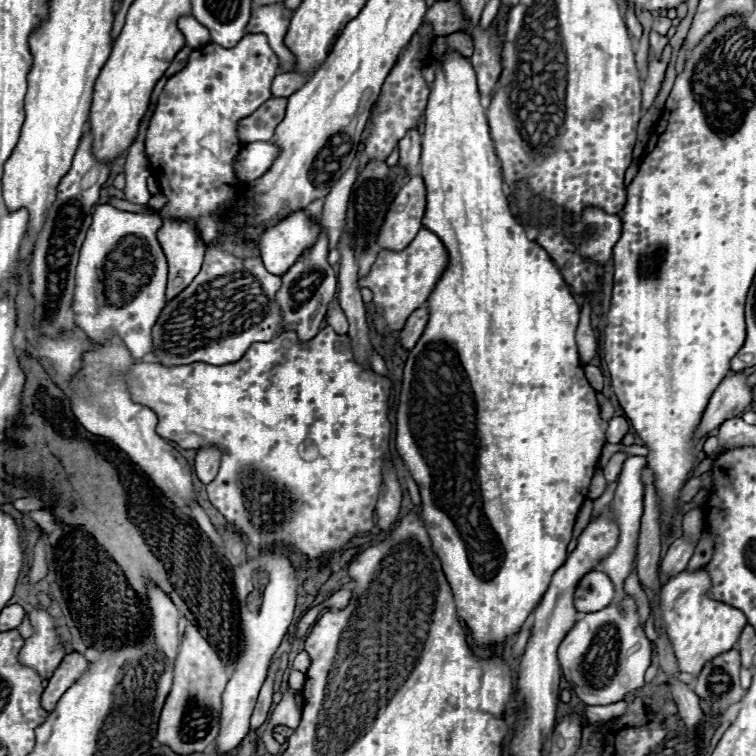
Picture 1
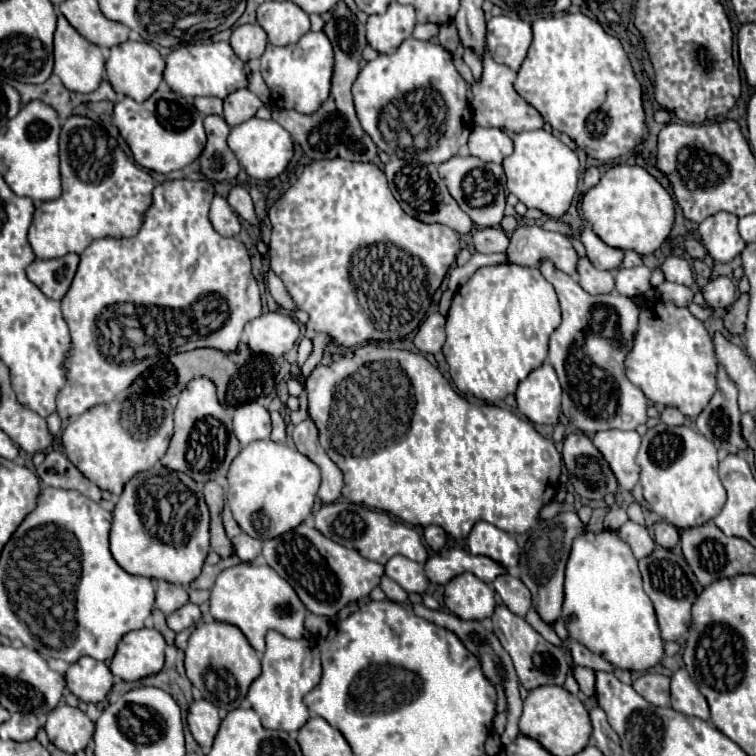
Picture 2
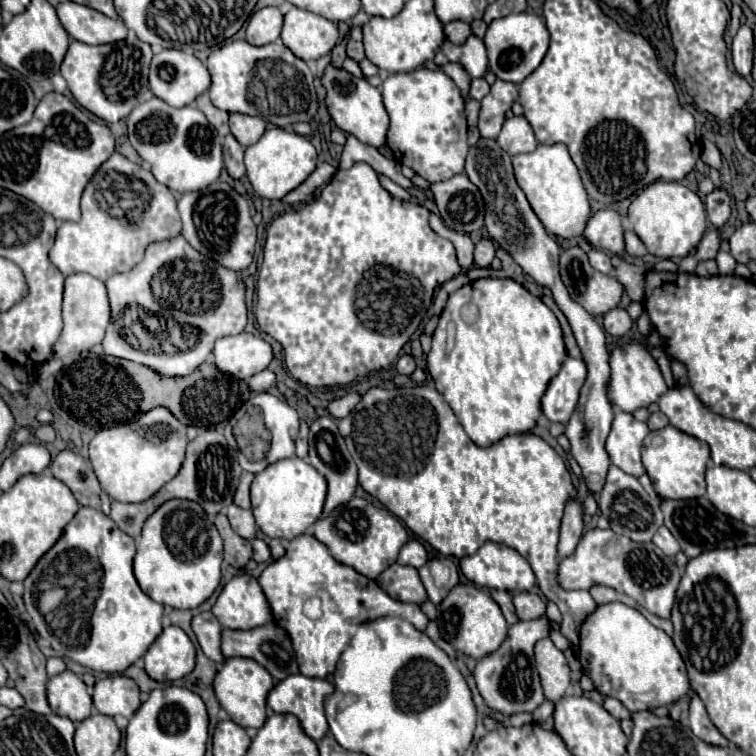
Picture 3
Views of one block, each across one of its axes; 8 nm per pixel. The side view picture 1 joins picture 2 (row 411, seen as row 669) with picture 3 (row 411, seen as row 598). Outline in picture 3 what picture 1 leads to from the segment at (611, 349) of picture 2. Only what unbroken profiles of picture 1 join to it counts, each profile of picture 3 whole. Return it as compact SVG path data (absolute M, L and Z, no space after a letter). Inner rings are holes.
M626 342L624 346L614 346L610 350L610 380L608 380L608 400L612 406L618 406L620 410L632 414L638 408L646 408L652 402L656 402L666 390L666 382L662 378L662 372L652 358L648 346L644 342Z

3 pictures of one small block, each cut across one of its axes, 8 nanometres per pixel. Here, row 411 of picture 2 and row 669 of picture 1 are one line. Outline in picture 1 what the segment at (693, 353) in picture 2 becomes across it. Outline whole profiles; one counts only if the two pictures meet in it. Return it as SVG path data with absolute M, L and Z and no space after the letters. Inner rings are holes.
M686 570L670 578L660 590L660 632L664 632L670 640L680 672L688 672L694 678L700 674L700 668L704 668L704 664L712 660L712 656L718 656L720 652L728 652L728 648L734 648L742 628L746 626L746 616L724 602L708 598L708 588L710 576L706 570Z

